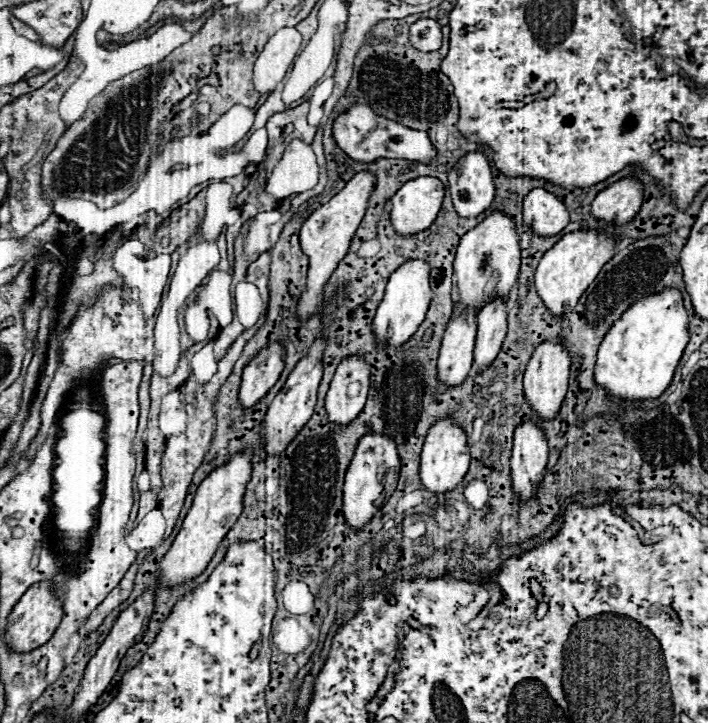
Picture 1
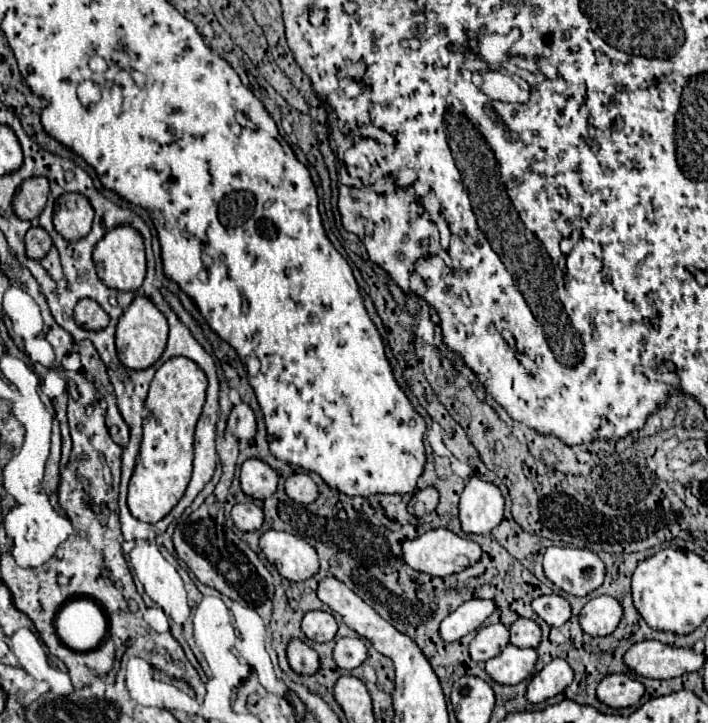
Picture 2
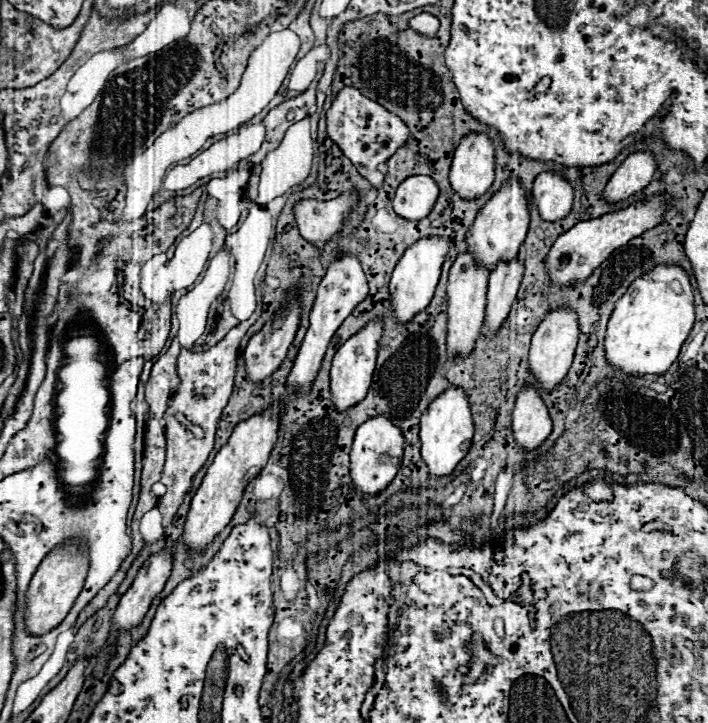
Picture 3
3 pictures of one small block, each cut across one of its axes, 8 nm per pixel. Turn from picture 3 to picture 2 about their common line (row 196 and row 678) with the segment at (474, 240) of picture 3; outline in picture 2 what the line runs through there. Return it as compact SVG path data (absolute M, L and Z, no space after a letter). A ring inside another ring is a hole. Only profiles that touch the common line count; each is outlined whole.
M508 644L498 656L490 658L486 662L486 674L506 686L514 686L522 680L526 680L536 666L536 650L534 648L516 648Z

